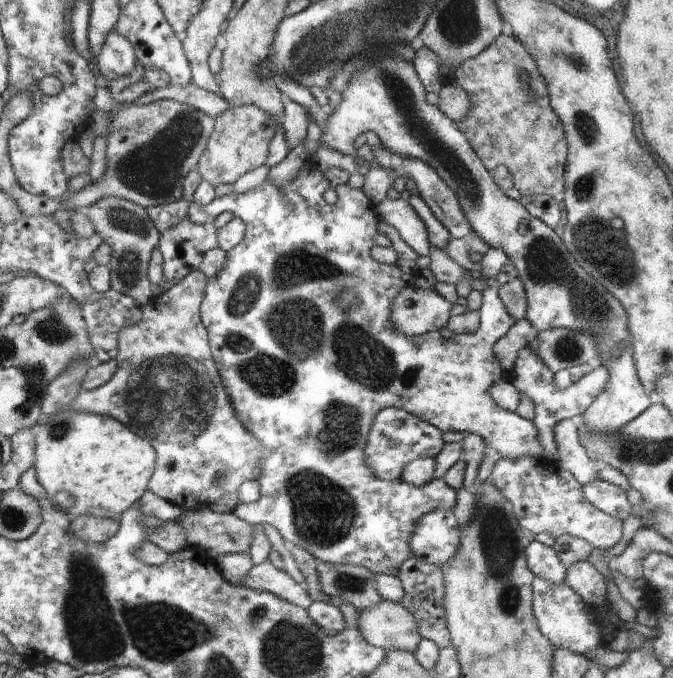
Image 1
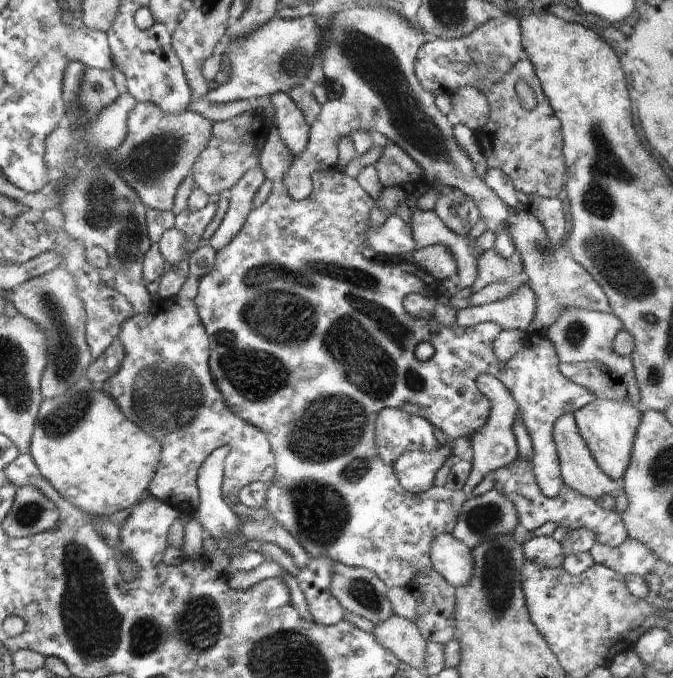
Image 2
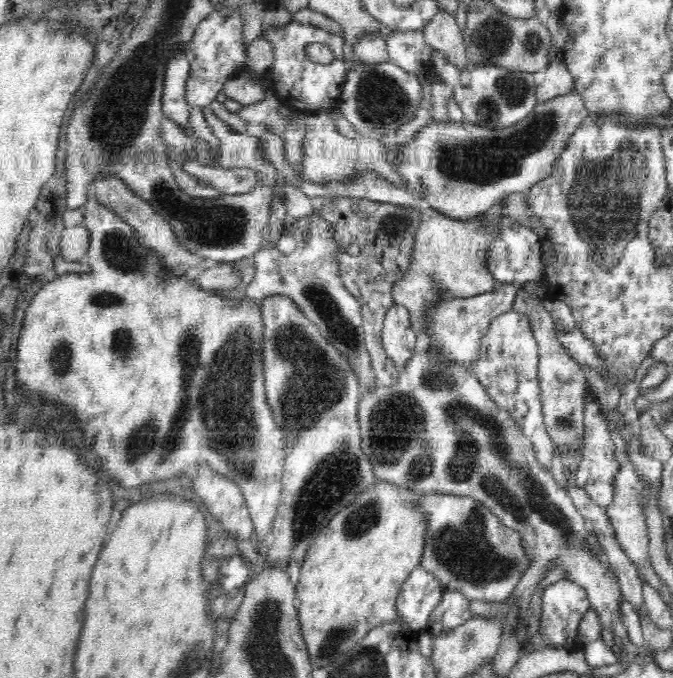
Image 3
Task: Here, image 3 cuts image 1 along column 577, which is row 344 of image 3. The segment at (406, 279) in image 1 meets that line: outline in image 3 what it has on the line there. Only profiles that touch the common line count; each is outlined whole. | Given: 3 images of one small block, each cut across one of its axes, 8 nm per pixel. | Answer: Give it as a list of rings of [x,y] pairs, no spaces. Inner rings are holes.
[[[394,303],[386,311],[383,320],[380,346],[387,356],[392,358],[399,372],[406,367],[412,356],[415,356],[418,341],[416,333],[412,331],[408,309]]]

